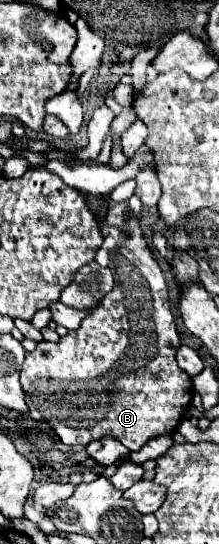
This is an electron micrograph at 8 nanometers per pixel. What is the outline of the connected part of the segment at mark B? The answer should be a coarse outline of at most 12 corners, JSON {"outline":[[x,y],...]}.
{"outline":[[126,203],[114,289],[20,371],[64,445],[130,451],[192,401],[164,275]]}

